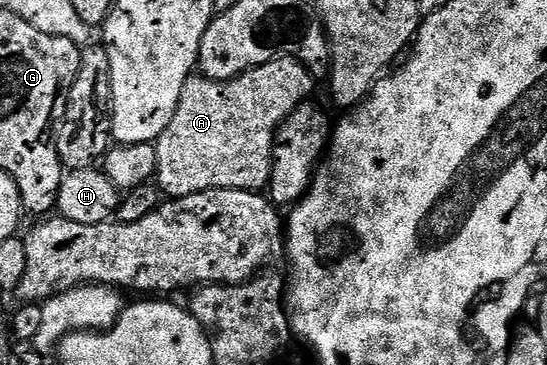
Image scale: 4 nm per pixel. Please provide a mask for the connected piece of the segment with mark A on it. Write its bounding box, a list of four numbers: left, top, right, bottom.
[155,58,315,198]

